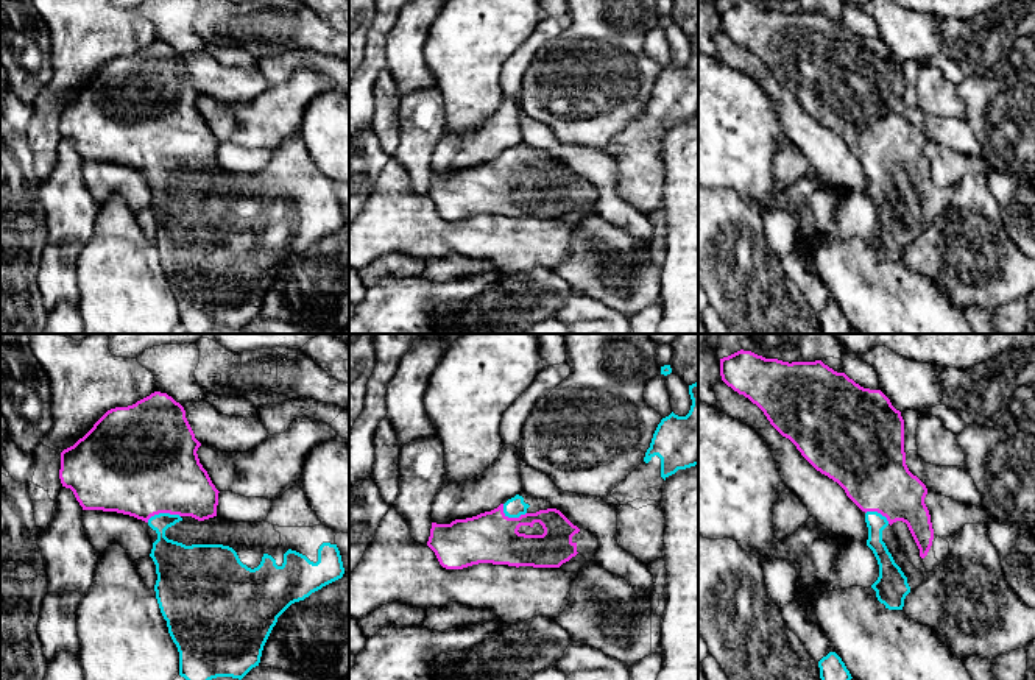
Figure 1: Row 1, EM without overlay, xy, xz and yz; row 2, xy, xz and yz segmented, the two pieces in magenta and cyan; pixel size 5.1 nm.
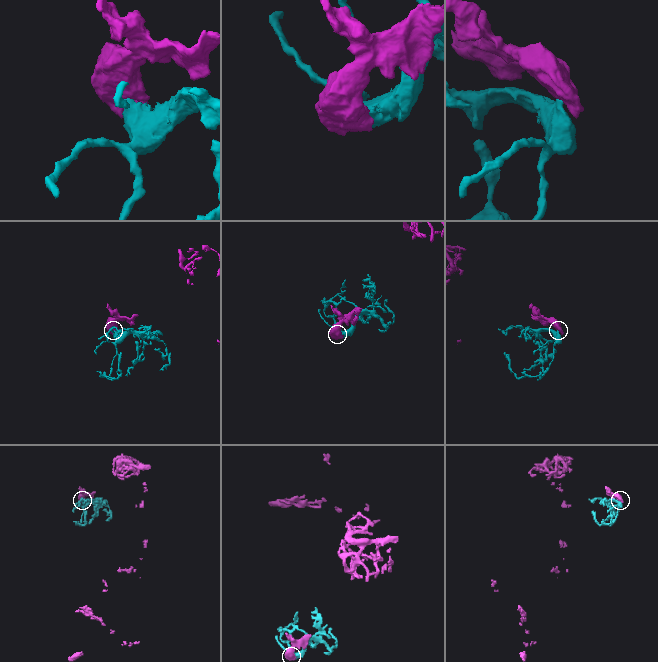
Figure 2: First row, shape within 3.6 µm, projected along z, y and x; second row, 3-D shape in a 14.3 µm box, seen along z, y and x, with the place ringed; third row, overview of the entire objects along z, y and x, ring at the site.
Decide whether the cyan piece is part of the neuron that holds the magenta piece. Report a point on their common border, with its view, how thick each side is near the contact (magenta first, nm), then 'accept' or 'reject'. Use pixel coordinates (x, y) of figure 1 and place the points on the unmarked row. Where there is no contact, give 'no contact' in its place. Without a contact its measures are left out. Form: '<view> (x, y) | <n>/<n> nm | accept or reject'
xy (162, 162) | 500/190 nm | accept

